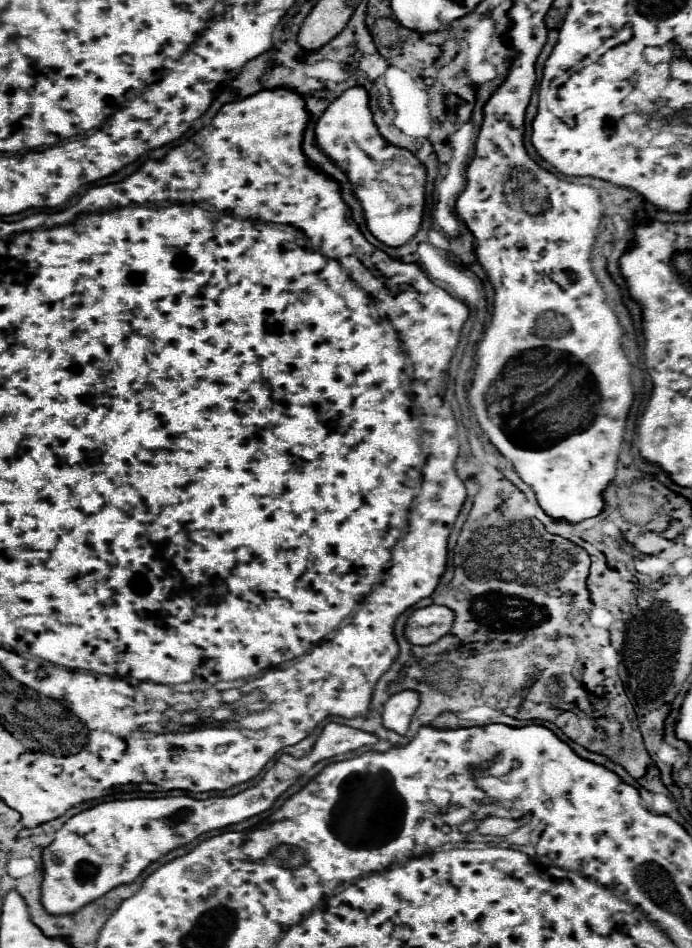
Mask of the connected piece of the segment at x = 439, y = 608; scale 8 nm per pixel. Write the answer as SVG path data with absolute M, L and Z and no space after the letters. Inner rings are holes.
M428 605L416 609L406 623L406 637L414 645L430 645L444 637L454 625L454 611L446 605Z

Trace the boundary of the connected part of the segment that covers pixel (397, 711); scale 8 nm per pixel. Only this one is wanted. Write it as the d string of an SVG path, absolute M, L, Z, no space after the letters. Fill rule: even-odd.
M406 689L400 691L396 695L392 695L386 703L384 703L384 711L382 711L382 725L386 729L392 729L400 735L404 735L408 731L412 713L416 711L420 703L420 693Z

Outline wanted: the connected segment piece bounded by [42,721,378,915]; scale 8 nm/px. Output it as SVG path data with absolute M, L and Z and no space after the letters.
M330 721L328 725L324 725L320 737L308 753L304 753L302 757L294 757L288 753L280 755L256 785L238 795L208 799L176 795L160 799L106 801L80 811L56 831L54 841L42 853L42 905L52 915L74 913L86 903L102 897L116 885L132 883L150 863L160 859L164 853L188 845L192 839L200 837L206 831L240 823L270 809L272 803L320 759L342 755L360 747L372 747L376 741L378 737L370 731Z

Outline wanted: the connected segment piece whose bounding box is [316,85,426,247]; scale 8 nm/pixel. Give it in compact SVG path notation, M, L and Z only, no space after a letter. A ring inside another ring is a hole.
M362 85L344 91L334 103L330 103L316 123L316 143L336 163L346 163L348 179L354 183L354 195L360 199L368 229L378 241L388 247L398 247L416 235L424 211L424 191L412 189L412 183L404 183L404 179L410 177L414 179L414 187L424 189L426 169L410 151L390 145L378 133Z

